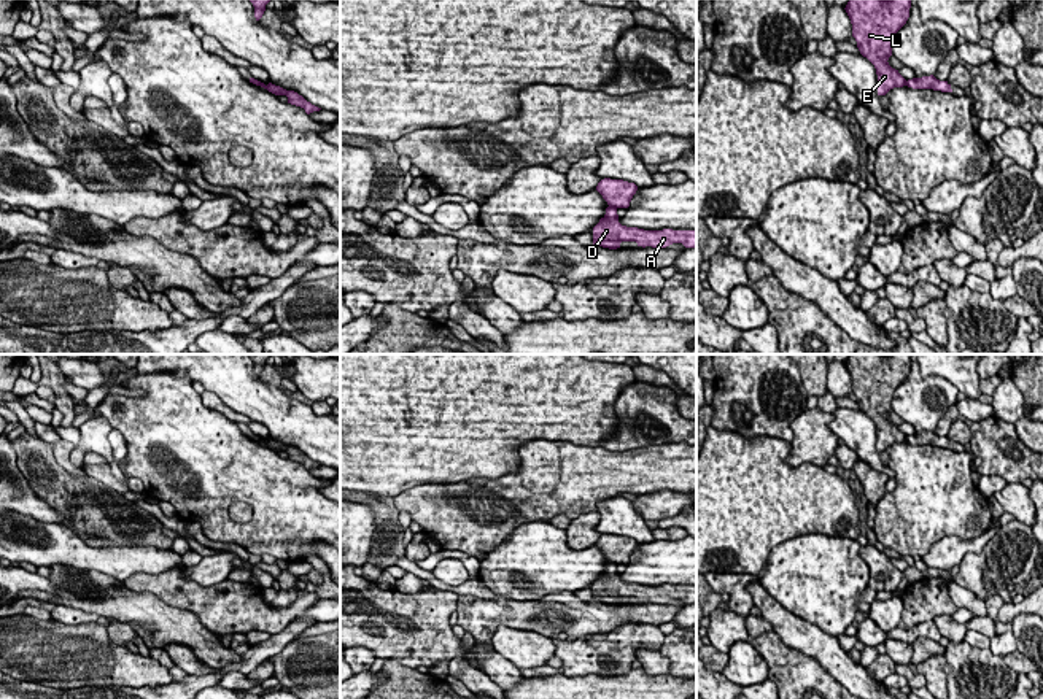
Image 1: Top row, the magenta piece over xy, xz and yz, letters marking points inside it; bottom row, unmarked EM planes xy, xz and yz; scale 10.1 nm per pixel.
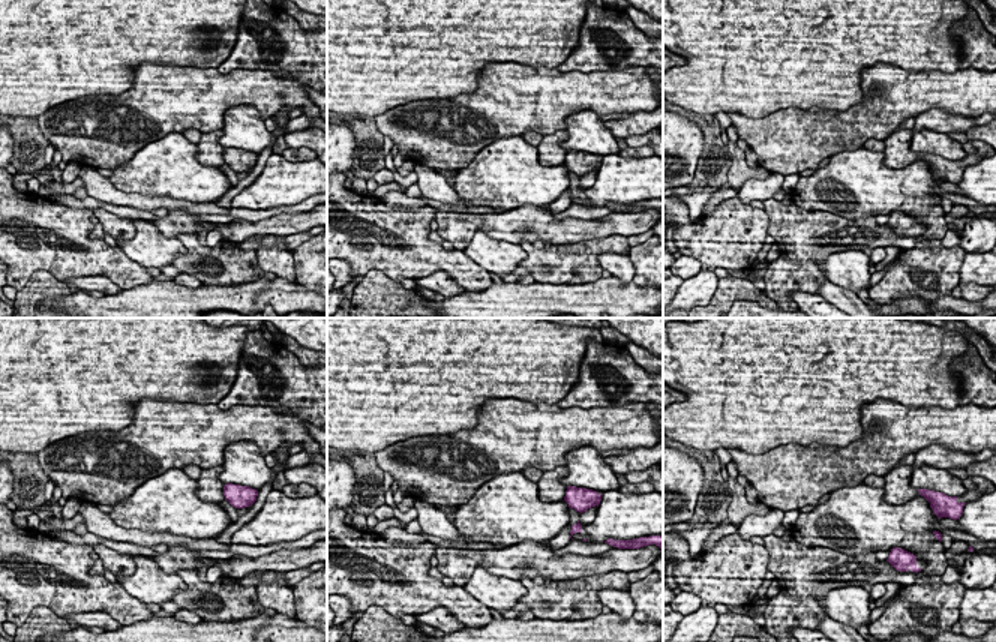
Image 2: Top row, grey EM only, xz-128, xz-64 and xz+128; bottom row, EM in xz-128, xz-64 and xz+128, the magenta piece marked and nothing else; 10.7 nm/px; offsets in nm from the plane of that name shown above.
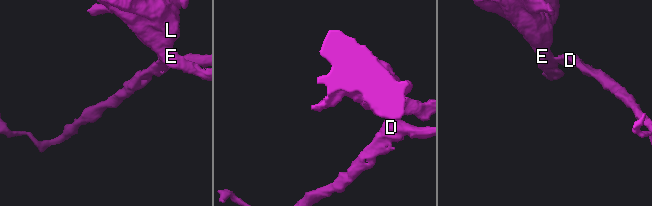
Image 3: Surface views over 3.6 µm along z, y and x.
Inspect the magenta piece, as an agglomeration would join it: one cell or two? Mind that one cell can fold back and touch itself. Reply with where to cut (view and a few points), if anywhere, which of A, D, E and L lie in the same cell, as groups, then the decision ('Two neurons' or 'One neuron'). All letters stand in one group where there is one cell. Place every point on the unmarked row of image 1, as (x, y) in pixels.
Split along xz (609, 561), (616, 564). Groups: A D / E L. Two neurons

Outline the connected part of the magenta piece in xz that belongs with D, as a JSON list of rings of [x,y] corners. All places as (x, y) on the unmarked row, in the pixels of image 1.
[[[607,562],[606,570],[593,583],[593,601],[617,605],[622,597],[636,597],[638,602],[642,604],[666,604],[673,599],[682,599],[685,604],[695,604],[696,586],[644,586],[638,583],[626,583],[618,578],[617,564]]]

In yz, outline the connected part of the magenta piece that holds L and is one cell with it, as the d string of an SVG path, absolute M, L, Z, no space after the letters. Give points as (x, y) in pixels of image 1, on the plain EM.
M849 354L844 364L860 410L876 424L878 451L906 442L906 435L887 416L895 389L909 373L909 364L911 354Z

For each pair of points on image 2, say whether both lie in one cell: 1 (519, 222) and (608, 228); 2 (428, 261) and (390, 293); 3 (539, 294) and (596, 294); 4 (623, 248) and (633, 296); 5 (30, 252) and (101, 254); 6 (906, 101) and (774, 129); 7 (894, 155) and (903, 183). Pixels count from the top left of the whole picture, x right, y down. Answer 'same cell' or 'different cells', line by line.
1: same cell
2: different cells
3: same cell
4: different cells
5: same cell
6: same cell
7: different cells

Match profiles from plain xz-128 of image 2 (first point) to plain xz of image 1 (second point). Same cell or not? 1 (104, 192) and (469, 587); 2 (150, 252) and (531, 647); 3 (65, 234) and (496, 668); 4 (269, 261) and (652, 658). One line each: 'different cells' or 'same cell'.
1: different cells
2: same cell
3: same cell
4: same cell

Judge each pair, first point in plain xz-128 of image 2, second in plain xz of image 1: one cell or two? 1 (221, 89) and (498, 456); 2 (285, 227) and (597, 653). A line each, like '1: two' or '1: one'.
1: two
2: two

